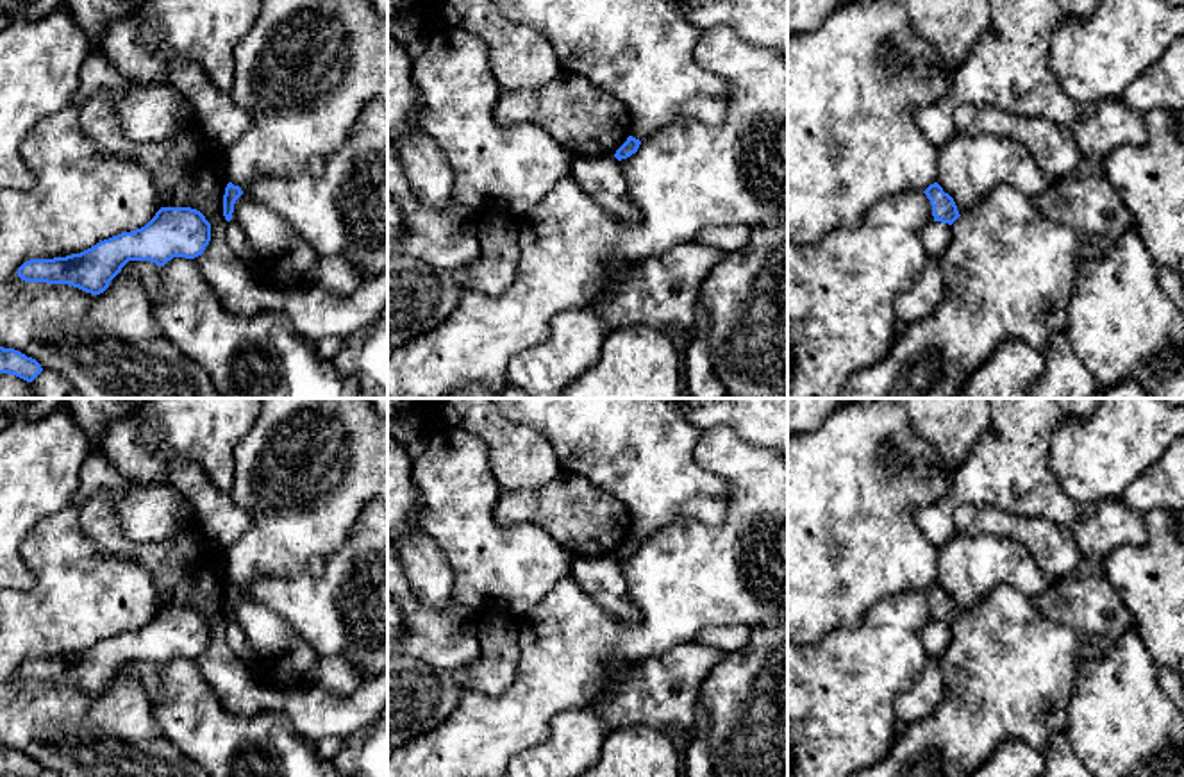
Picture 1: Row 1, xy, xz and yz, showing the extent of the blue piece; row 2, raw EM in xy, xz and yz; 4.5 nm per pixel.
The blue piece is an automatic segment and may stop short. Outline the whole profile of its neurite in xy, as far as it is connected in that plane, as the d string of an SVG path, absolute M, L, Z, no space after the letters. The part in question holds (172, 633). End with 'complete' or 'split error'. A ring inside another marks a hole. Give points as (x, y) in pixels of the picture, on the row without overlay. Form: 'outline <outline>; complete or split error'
outline M161 607L141 629L54 659L30 659L18 668L25 682L68 684L100 695L129 661L164 666L173 657L195 659L211 641L211 623L191 607Z; complete

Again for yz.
outline M938 582L930 584L923 593L930 600L934 622L952 625L961 616L954 598Z; complete

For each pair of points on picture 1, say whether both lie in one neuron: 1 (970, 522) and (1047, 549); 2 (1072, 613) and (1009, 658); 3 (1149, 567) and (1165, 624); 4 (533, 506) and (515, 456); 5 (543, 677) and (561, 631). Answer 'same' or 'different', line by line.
1: same
2: different
3: same
4: different
5: same

